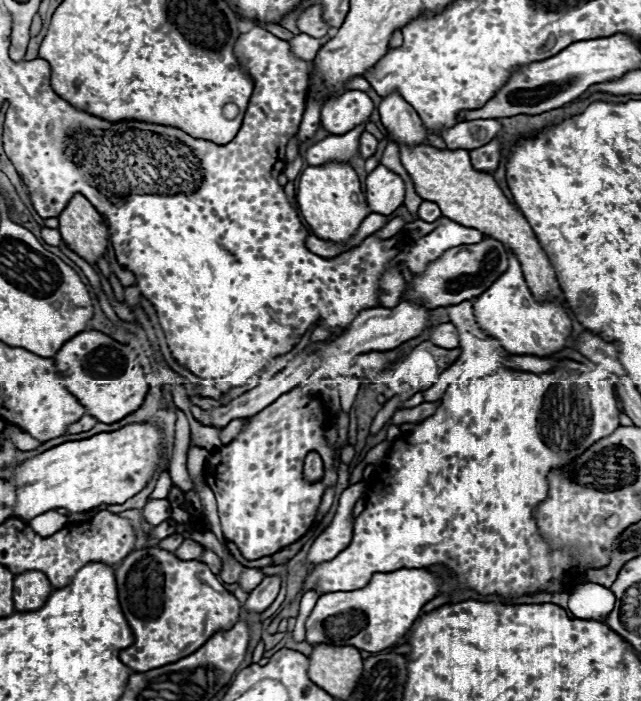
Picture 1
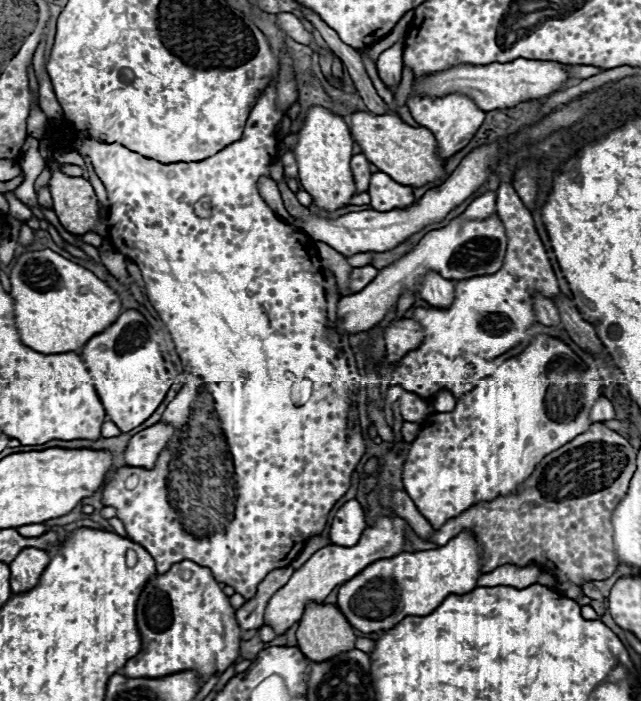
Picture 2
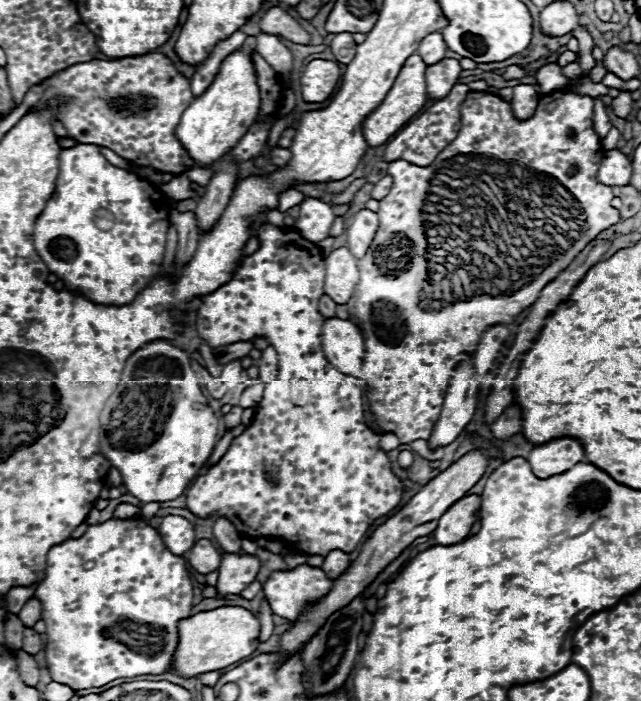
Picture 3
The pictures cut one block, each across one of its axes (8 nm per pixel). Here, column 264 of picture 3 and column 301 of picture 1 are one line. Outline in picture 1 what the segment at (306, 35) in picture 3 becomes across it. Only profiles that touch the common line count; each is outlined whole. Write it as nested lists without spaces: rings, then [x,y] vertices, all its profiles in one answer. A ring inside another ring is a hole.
[[[310,6],[310,8],[306,8],[306,10],[300,14],[300,18],[298,18],[296,24],[298,24],[300,32],[310,34],[310,36],[314,36],[314,38],[322,38],[322,36],[326,36],[328,30],[330,30],[330,26],[322,20],[322,8],[320,8],[320,6]]]

